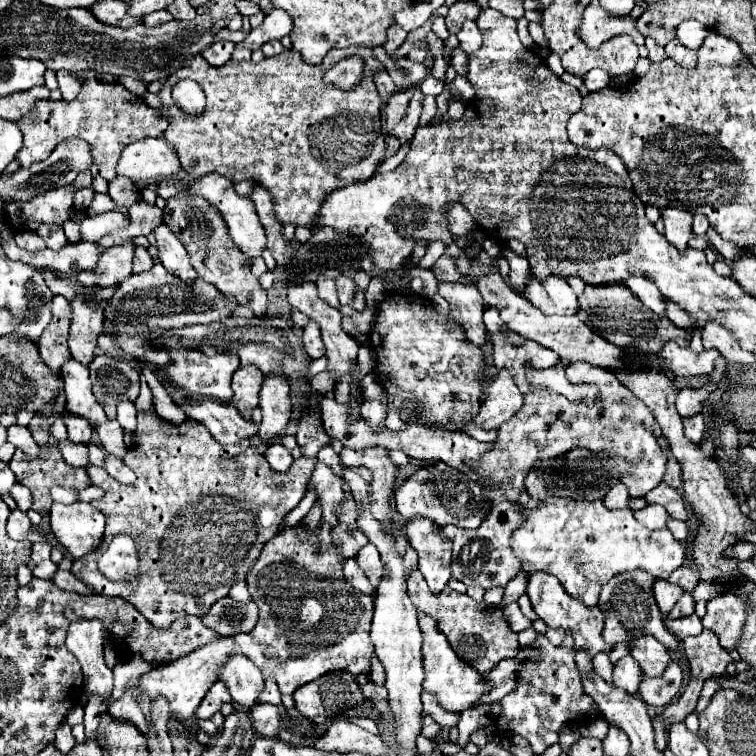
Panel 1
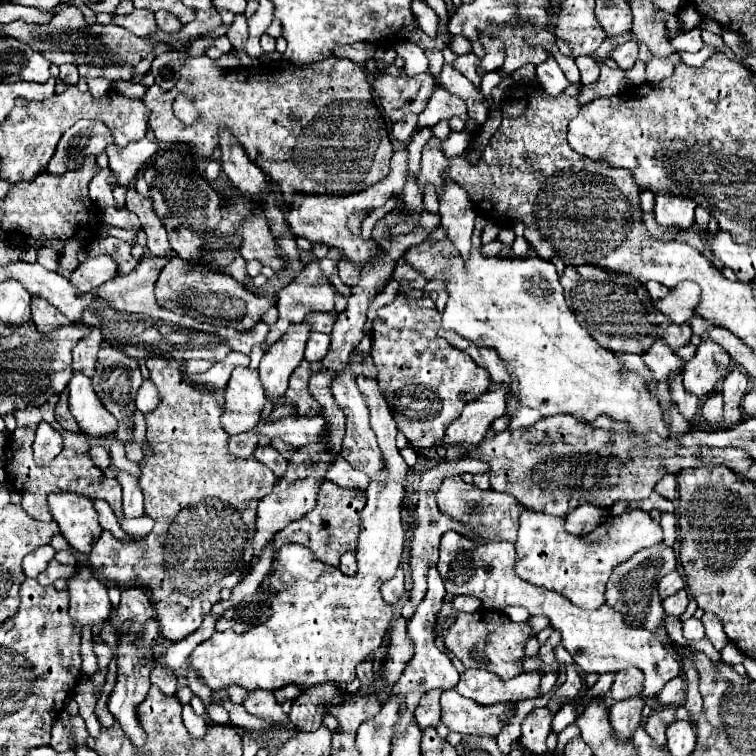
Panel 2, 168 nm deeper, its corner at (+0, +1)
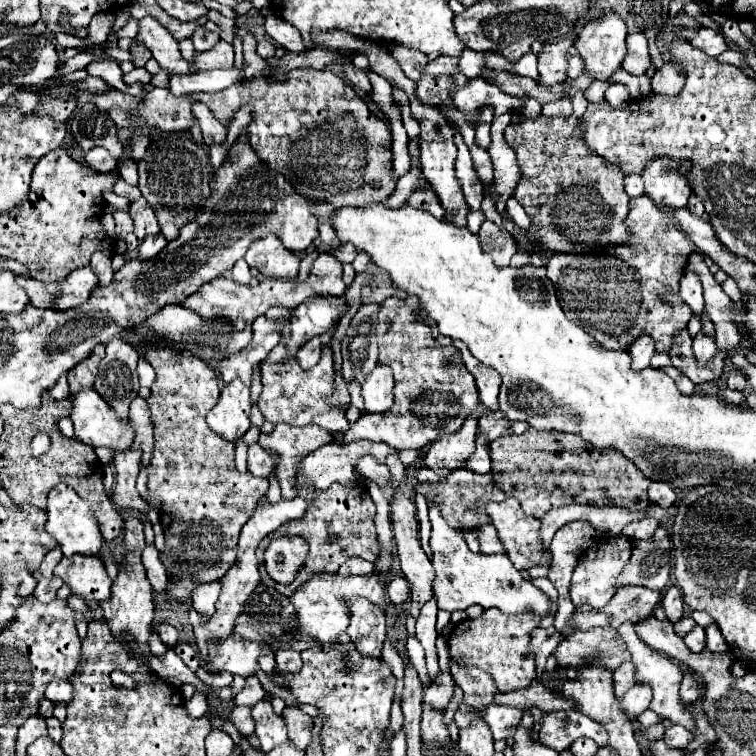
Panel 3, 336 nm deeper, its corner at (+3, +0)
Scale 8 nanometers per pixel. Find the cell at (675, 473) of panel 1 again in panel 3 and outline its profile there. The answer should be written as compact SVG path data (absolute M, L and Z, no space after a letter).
M665 481L649 485L649 501L655 503L655 505L659 505L659 507L663 507L663 509L671 507L675 503L675 497L677 495L675 495L673 485L669 485Z

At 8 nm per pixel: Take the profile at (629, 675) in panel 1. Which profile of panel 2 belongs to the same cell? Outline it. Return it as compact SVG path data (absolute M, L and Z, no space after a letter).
M628 668L616 672L616 680L612 684L612 698L614 700L626 700L632 696L642 694L644 686L644 674L638 668Z

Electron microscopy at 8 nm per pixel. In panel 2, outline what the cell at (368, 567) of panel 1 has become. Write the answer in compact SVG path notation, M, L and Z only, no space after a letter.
M398 568L396 576L394 576L392 580L388 580L388 582L384 582L380 590L382 590L384 602L388 602L388 604L398 602L398 598L400 598L402 592L404 592L404 574L402 574L402 570Z

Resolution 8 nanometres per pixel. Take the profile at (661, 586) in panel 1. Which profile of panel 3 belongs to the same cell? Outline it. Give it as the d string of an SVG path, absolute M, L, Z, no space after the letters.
M671 585L665 593L663 593L663 599L661 599L661 605L667 613L667 619L677 623L681 617L683 617L683 599L681 599L681 591Z

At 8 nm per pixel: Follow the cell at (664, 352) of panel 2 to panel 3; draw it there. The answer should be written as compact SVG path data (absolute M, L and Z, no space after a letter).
M639 337L633 341L633 345L629 345L629 355L633 359L633 369L641 371L645 367L649 367L651 357L655 355L655 347L653 347L653 339L651 337Z

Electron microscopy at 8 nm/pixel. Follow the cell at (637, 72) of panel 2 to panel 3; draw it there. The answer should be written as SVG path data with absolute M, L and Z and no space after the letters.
M613 83L613 85L607 89L607 93L605 93L605 101L607 101L613 109L623 109L623 107L631 101L631 97L629 97L629 91L627 91L623 85Z

